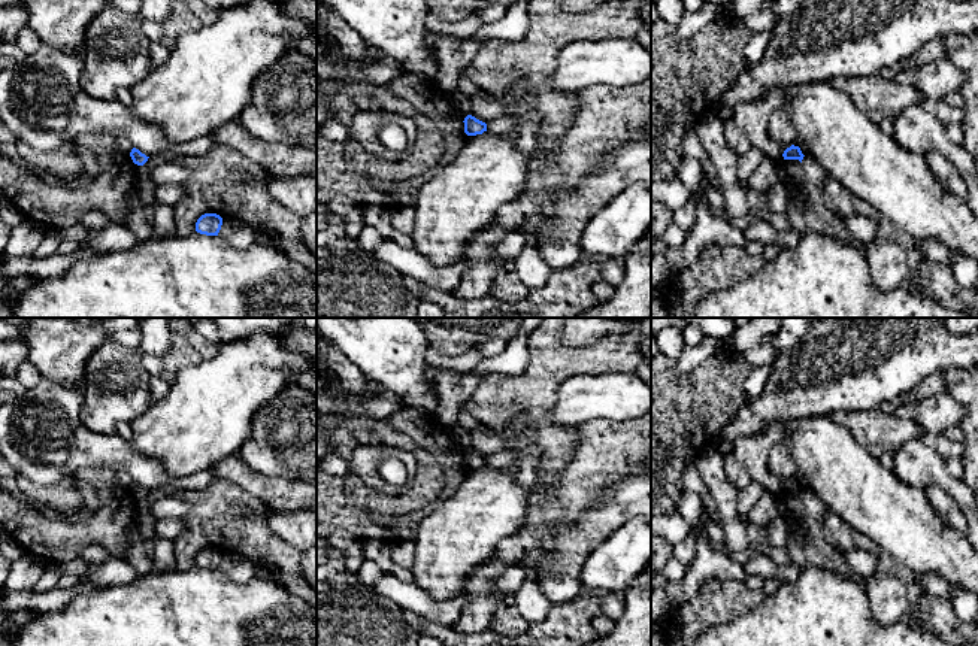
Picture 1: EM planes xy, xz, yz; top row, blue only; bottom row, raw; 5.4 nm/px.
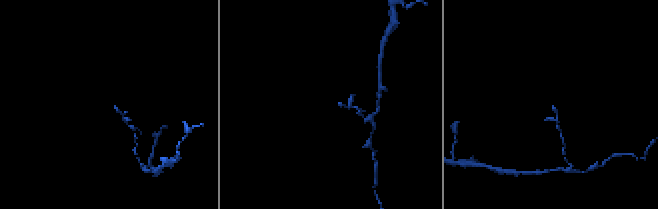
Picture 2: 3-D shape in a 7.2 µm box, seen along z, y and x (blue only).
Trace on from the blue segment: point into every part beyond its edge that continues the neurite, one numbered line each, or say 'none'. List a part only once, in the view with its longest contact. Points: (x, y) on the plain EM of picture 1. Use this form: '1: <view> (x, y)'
none

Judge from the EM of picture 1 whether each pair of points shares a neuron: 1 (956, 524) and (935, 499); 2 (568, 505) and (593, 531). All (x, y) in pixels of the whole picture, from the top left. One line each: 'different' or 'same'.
1: same
2: different

